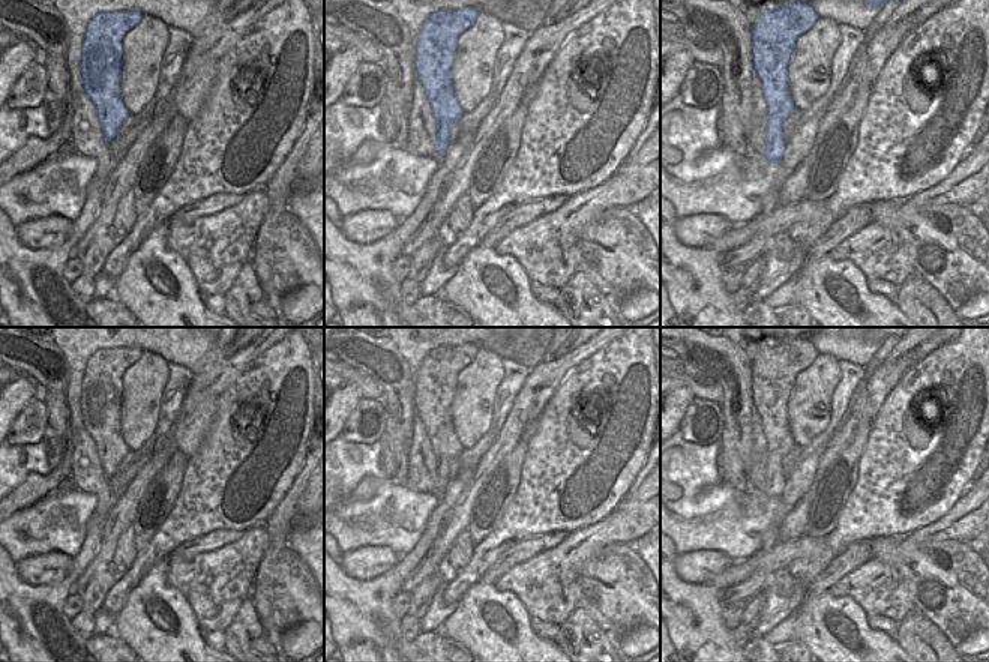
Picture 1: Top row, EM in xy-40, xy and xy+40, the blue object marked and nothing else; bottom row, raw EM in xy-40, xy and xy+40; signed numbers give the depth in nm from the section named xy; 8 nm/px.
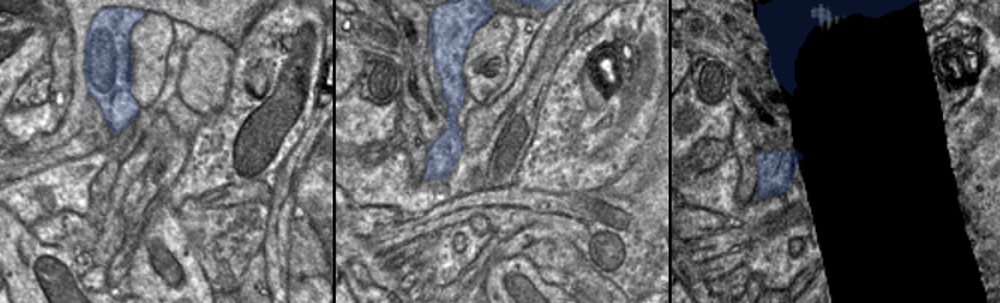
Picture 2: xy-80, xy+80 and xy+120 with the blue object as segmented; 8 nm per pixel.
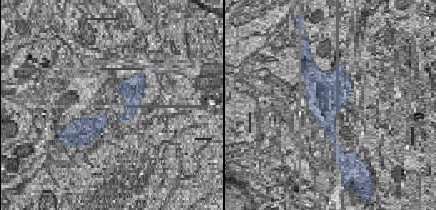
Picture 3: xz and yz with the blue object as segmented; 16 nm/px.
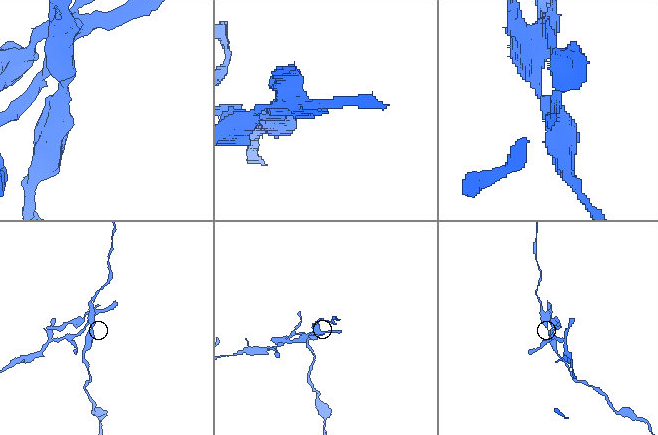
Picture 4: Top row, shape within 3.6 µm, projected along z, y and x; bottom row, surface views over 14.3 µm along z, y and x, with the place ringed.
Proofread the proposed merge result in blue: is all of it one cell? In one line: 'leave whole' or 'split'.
split

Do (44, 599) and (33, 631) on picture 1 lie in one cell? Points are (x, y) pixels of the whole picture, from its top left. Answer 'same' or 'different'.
same

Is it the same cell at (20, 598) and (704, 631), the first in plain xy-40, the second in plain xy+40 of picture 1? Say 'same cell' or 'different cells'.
same cell

